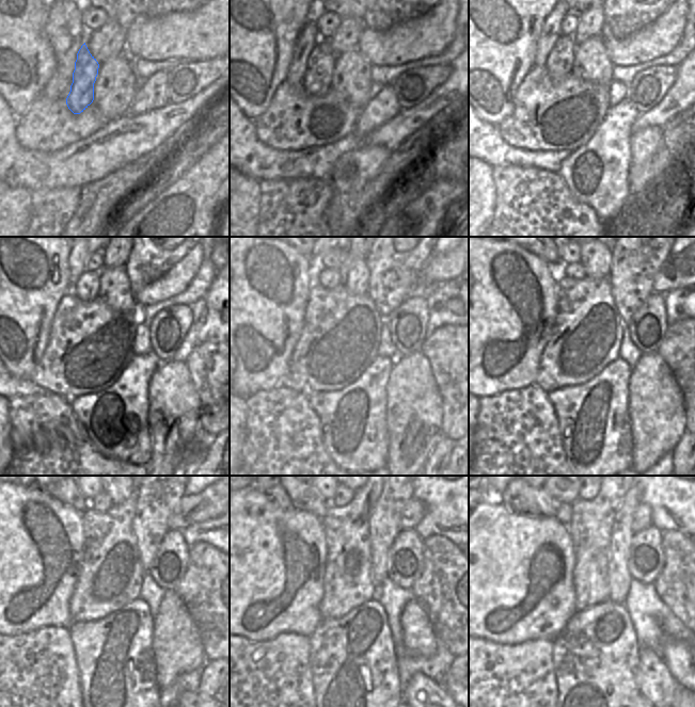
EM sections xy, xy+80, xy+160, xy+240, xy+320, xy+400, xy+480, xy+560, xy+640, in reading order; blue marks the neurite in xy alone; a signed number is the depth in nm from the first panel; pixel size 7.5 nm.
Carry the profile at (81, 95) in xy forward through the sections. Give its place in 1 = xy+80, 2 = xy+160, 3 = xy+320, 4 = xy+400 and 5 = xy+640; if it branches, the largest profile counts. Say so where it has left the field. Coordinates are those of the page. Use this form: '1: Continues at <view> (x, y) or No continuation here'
1: Continues at xy+80 (321, 61)
2: Continues at xy+160 (559, 61)
3: Continues at xy+320 (329, 278)
4: Continues at xy+400 (575, 271)
5: Continues at xy+640 (581, 497).

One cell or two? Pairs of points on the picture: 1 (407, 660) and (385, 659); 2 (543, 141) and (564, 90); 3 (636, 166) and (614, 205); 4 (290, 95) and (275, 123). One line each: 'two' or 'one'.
1: two
2: one
3: two
4: one

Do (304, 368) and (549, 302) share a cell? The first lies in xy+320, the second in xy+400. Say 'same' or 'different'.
different

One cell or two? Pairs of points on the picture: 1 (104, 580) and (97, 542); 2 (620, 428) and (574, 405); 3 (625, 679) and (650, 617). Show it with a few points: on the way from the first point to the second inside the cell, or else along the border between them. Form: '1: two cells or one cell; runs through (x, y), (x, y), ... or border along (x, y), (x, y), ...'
1: one cell; runs through (104, 571), (104, 551)
2: one cell; runs through (614, 412), (596, 385), (589, 389)
3: two cells; border along (632, 622), (638, 646)

